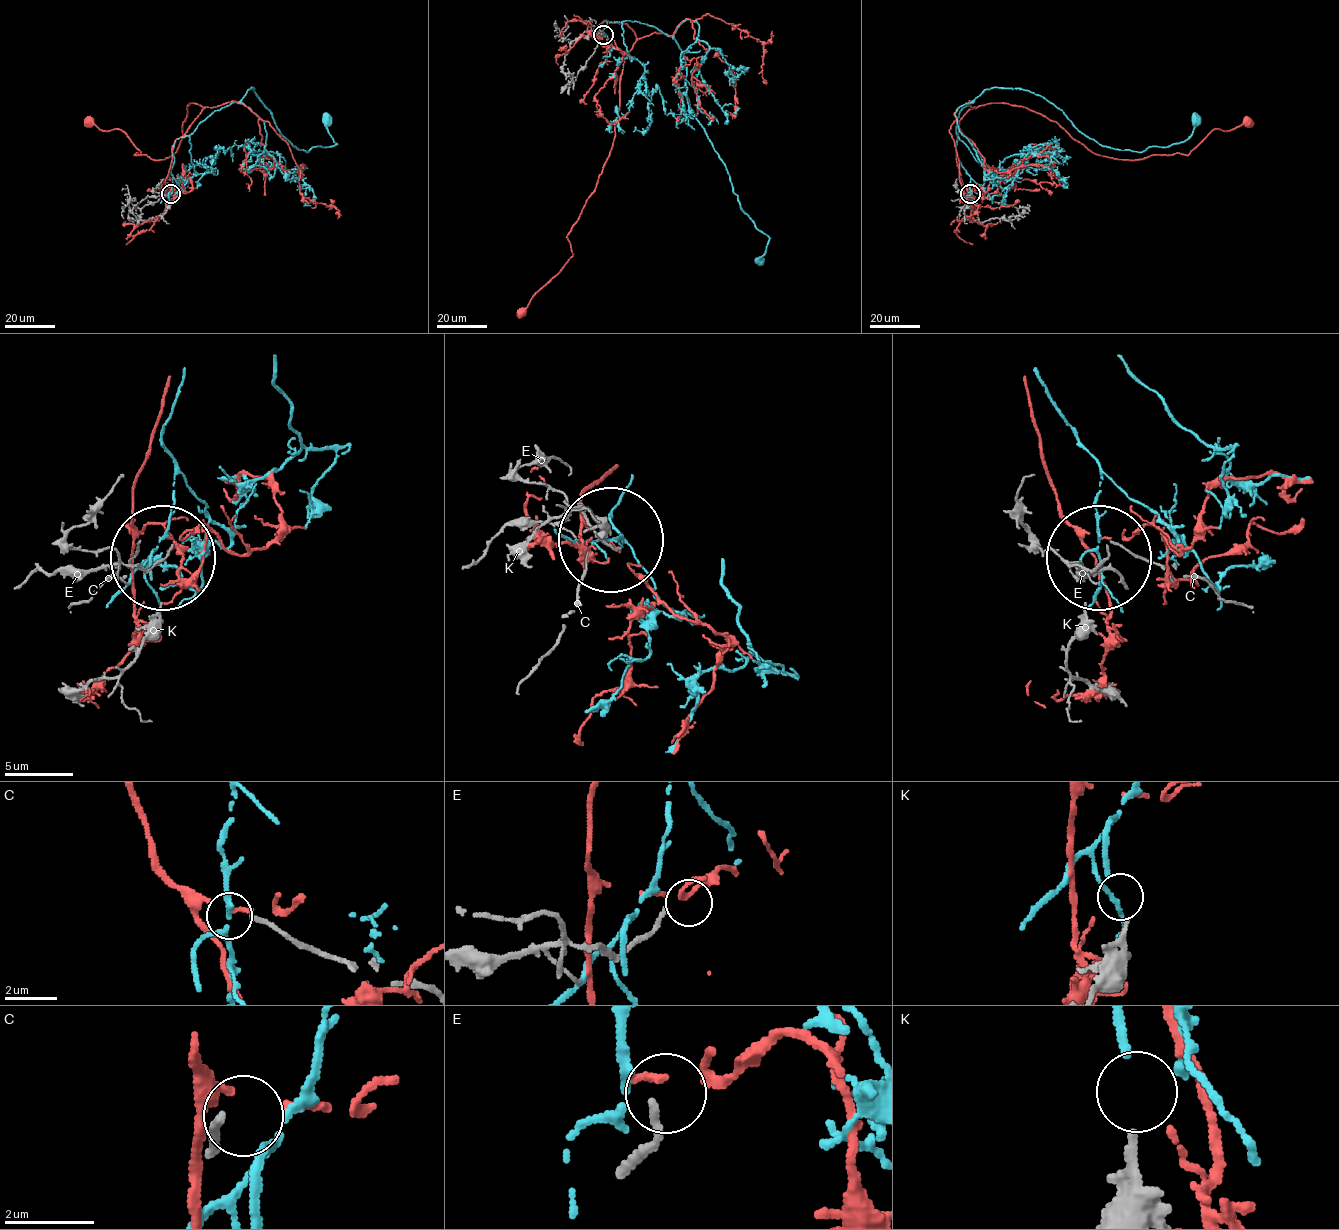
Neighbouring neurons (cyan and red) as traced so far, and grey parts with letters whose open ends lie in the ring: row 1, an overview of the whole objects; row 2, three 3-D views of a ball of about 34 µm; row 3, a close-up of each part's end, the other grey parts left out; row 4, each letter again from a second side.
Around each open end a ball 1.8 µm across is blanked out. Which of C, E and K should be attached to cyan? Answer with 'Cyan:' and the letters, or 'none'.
Cyan: K

